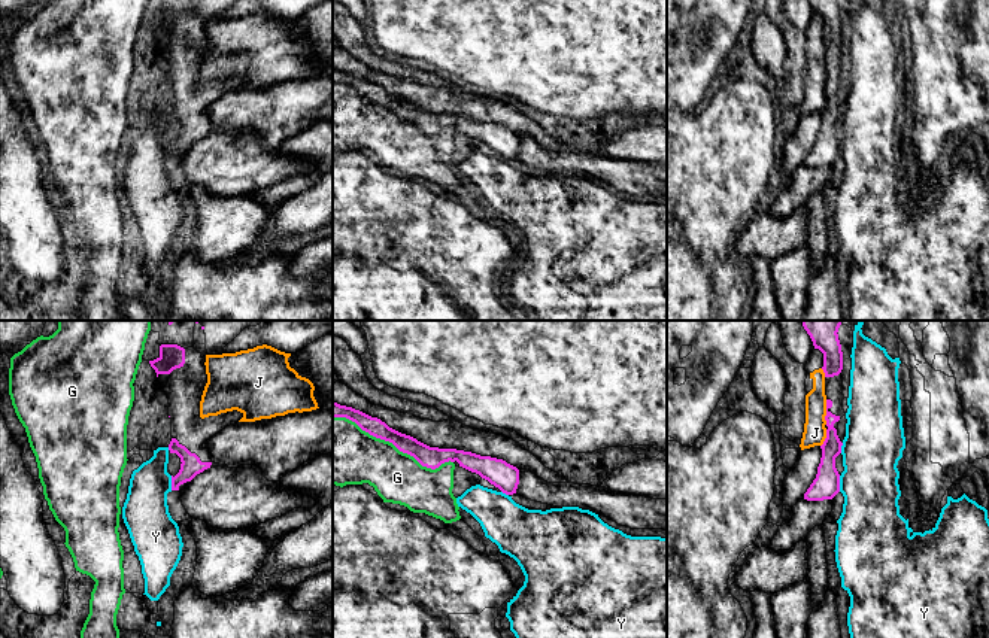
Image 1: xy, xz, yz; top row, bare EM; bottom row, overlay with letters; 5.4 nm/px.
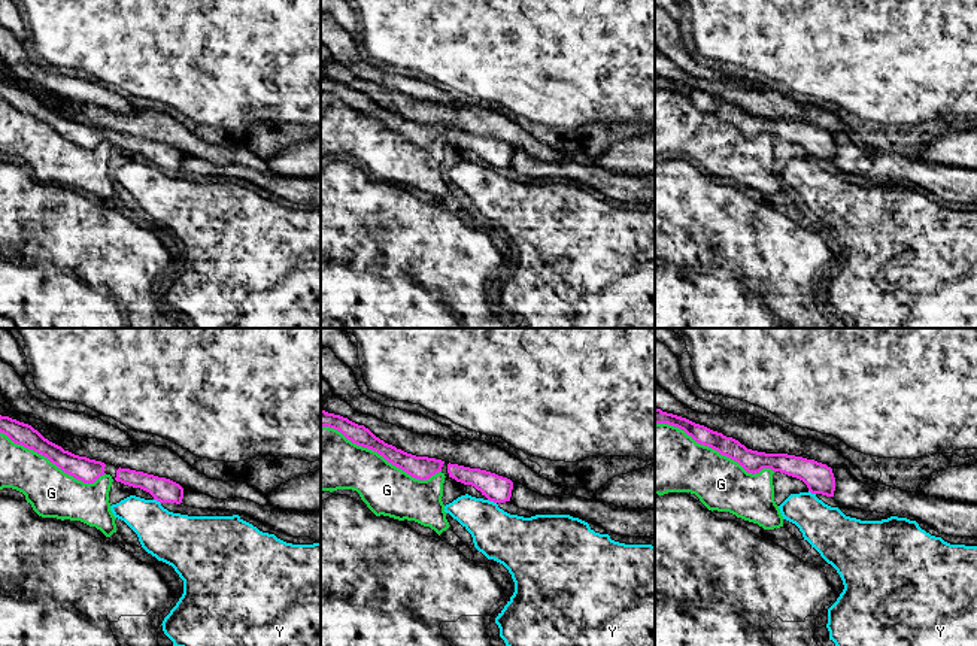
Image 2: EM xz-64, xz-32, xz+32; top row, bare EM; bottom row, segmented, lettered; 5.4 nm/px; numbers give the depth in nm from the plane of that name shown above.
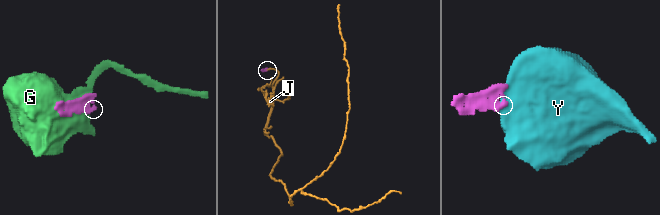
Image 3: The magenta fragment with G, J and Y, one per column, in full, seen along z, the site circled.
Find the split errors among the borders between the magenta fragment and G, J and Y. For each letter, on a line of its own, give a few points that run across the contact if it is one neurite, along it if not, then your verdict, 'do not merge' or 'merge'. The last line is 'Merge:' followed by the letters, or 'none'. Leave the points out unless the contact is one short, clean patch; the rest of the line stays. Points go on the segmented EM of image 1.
G: do not merge
J: yz (827, 400), (825, 424) | do not merge
Y: do not merge
Merge: none

